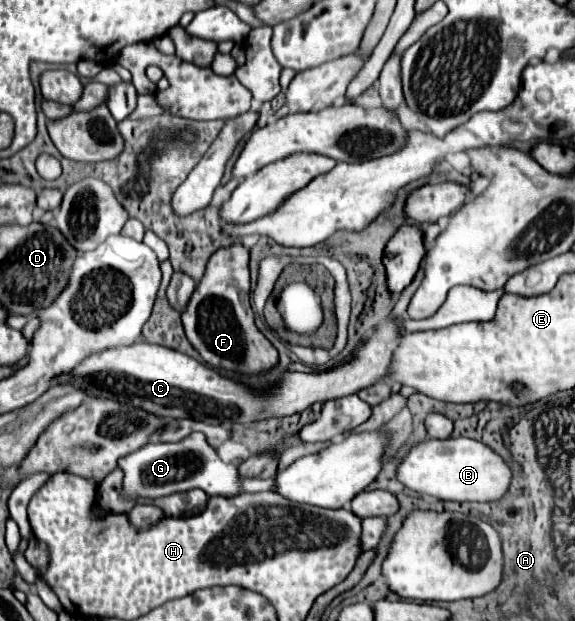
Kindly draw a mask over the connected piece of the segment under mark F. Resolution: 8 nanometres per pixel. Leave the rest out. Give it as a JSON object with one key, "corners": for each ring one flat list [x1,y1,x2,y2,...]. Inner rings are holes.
{"corners":[[241,244,221,248,209,260,209,268,183,312,183,328,201,358,221,370,237,374,263,374,279,364,279,352,255,326,249,304,249,250]]}

